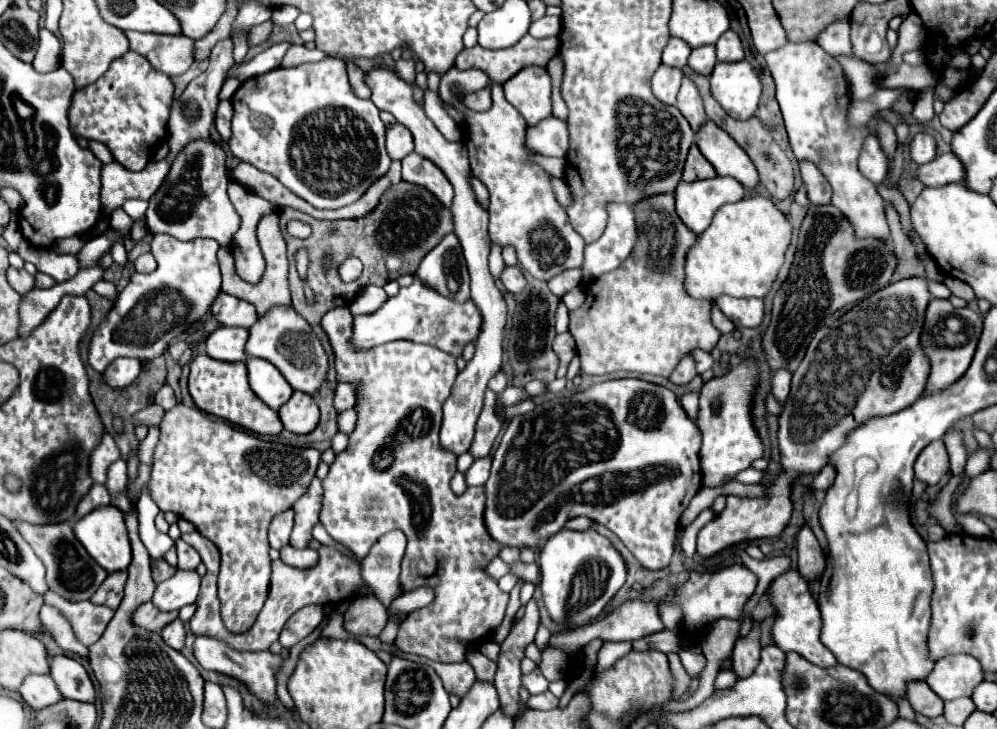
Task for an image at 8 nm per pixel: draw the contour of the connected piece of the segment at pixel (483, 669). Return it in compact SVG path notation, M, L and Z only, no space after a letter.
M471 651L467 655L467 661L469 665L473 667L475 671L475 677L477 681L485 681L485 683L493 683L493 677L495 677L495 671L497 671L497 663L493 663L491 659L487 659L483 653L479 651Z

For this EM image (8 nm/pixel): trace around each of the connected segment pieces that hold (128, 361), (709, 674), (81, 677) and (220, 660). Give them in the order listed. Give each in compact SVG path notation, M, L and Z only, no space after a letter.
M119 357L107 367L105 381L111 387L127 387L139 377L139 373L141 373L141 361L139 359Z
M717 619L717 623L711 625L705 641L703 641L703 651L707 657L707 665L701 673L701 681L697 691L687 699L687 701L669 701L663 709L670 712L689 711L693 707L699 707L709 695L713 695L713 681L719 673L719 663L731 655L733 645L739 637L739 621L731 619Z
M65 655L53 657L51 677L53 677L55 685L59 687L59 691L63 693L63 697L95 703L93 681L91 681L87 669L79 661L65 657Z
M197 637L193 643L193 655L199 661L199 665L205 671L215 671L215 673L223 673L229 675L237 681L241 681L261 703L273 705L279 697L277 697L277 681L275 675L283 663L281 655L271 653L271 651L237 651L233 647L229 647L227 643L221 643L219 639L209 639L209 637Z

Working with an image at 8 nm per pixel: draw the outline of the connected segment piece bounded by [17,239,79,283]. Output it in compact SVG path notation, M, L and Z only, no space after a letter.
M23 239L17 247L17 253L37 265L39 271L43 273L49 273L51 277L55 277L59 283L61 281L67 281L71 277L75 277L75 273L79 271L79 265L77 265L77 259L73 255L61 255L61 253L55 253L51 247L33 247L27 239Z

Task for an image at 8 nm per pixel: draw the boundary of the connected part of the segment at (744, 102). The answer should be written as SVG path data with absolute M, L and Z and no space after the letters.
M749 61L717 63L711 73L711 93L735 119L749 119L759 107L763 85Z

